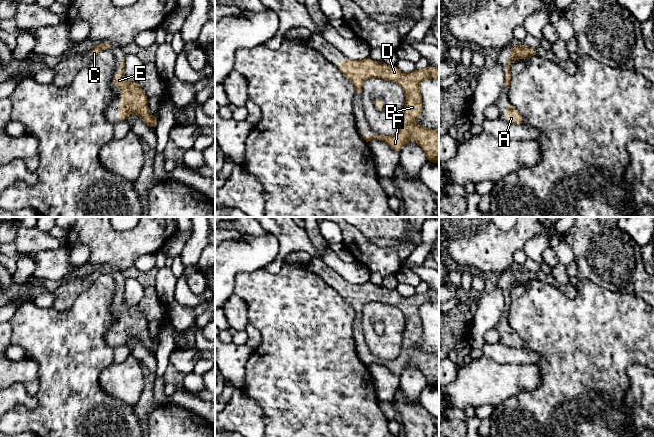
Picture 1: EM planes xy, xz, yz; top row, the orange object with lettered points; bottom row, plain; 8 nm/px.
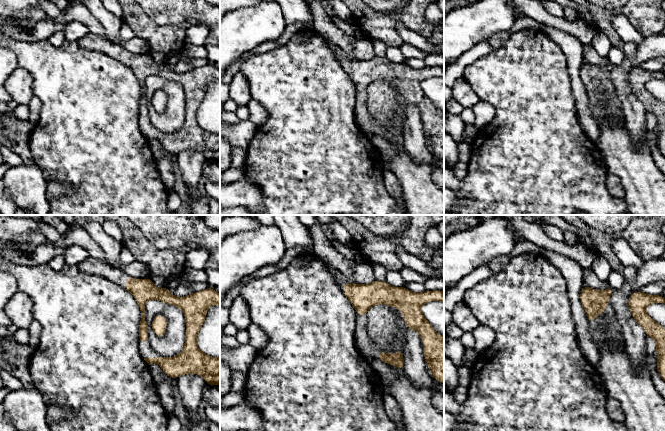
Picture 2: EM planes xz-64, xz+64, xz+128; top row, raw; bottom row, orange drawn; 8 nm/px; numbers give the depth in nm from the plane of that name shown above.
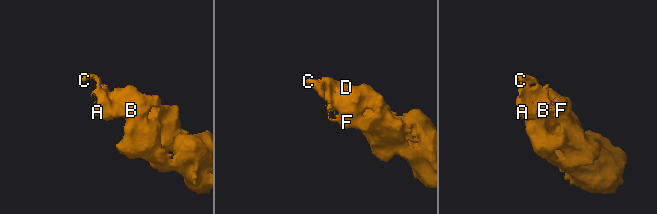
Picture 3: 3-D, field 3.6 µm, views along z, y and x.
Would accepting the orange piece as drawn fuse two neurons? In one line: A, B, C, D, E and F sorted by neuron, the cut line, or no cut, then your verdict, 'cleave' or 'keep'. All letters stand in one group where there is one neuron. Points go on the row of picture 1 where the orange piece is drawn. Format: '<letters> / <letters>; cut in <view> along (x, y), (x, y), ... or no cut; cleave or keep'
A B C D E F; no cut; keep

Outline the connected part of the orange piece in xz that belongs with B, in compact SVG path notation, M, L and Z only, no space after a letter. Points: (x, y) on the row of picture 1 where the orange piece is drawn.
M346 57L338 69L351 81L355 93L362 95L365 80L381 78L397 83L404 91L405 101L403 108L402 125L394 136L376 134L362 136L366 142L380 140L399 153L403 146L413 140L419 144L428 162L439 164L439 130L425 129L415 122L423 110L422 96L419 85L425 79L438 79L439 69L428 66L410 73L402 72L396 65L391 66L368 57L364 60L351 60Z

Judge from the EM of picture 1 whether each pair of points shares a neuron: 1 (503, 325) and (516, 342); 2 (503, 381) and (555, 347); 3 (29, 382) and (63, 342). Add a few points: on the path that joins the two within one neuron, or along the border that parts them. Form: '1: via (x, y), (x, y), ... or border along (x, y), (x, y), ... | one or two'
1: via (504, 329), (512, 338) | one
2: border along (537, 364), (540, 370), (540, 382), (535, 387) | two
3: border along (26, 357), (38, 365), (39, 390), (35, 395) | two

